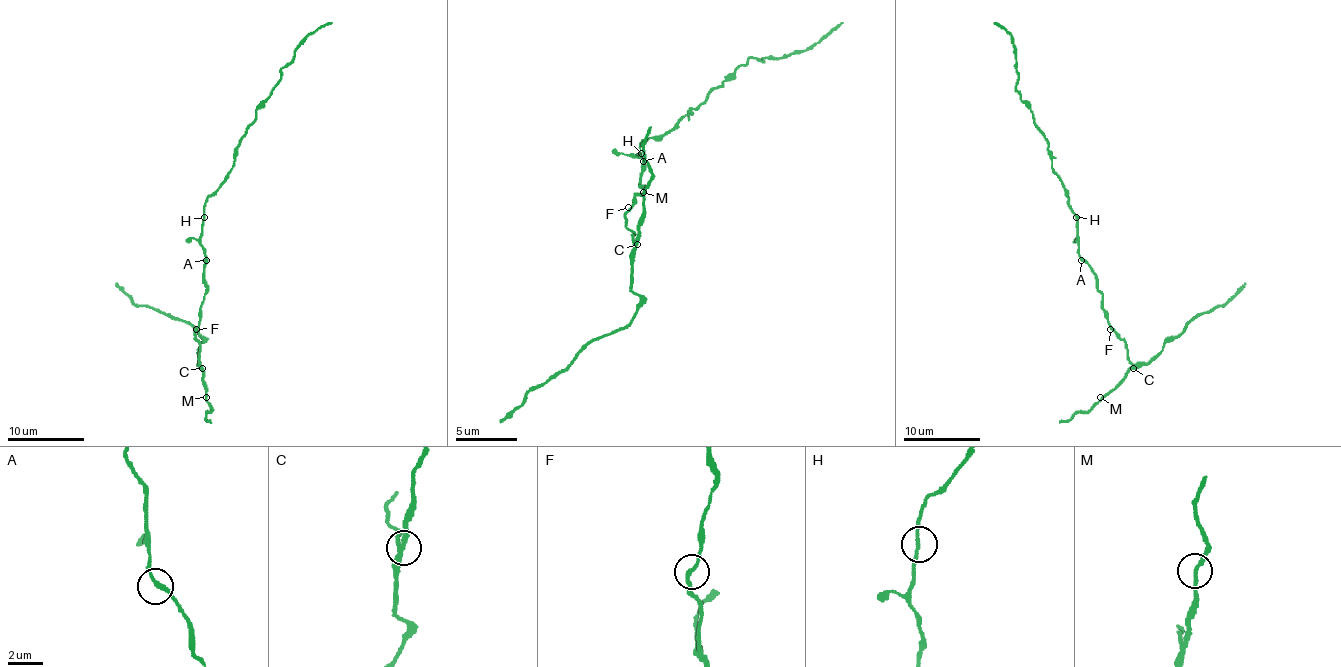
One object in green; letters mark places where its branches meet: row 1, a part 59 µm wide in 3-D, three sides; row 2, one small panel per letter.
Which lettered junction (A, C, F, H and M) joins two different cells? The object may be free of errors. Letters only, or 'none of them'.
none of them

